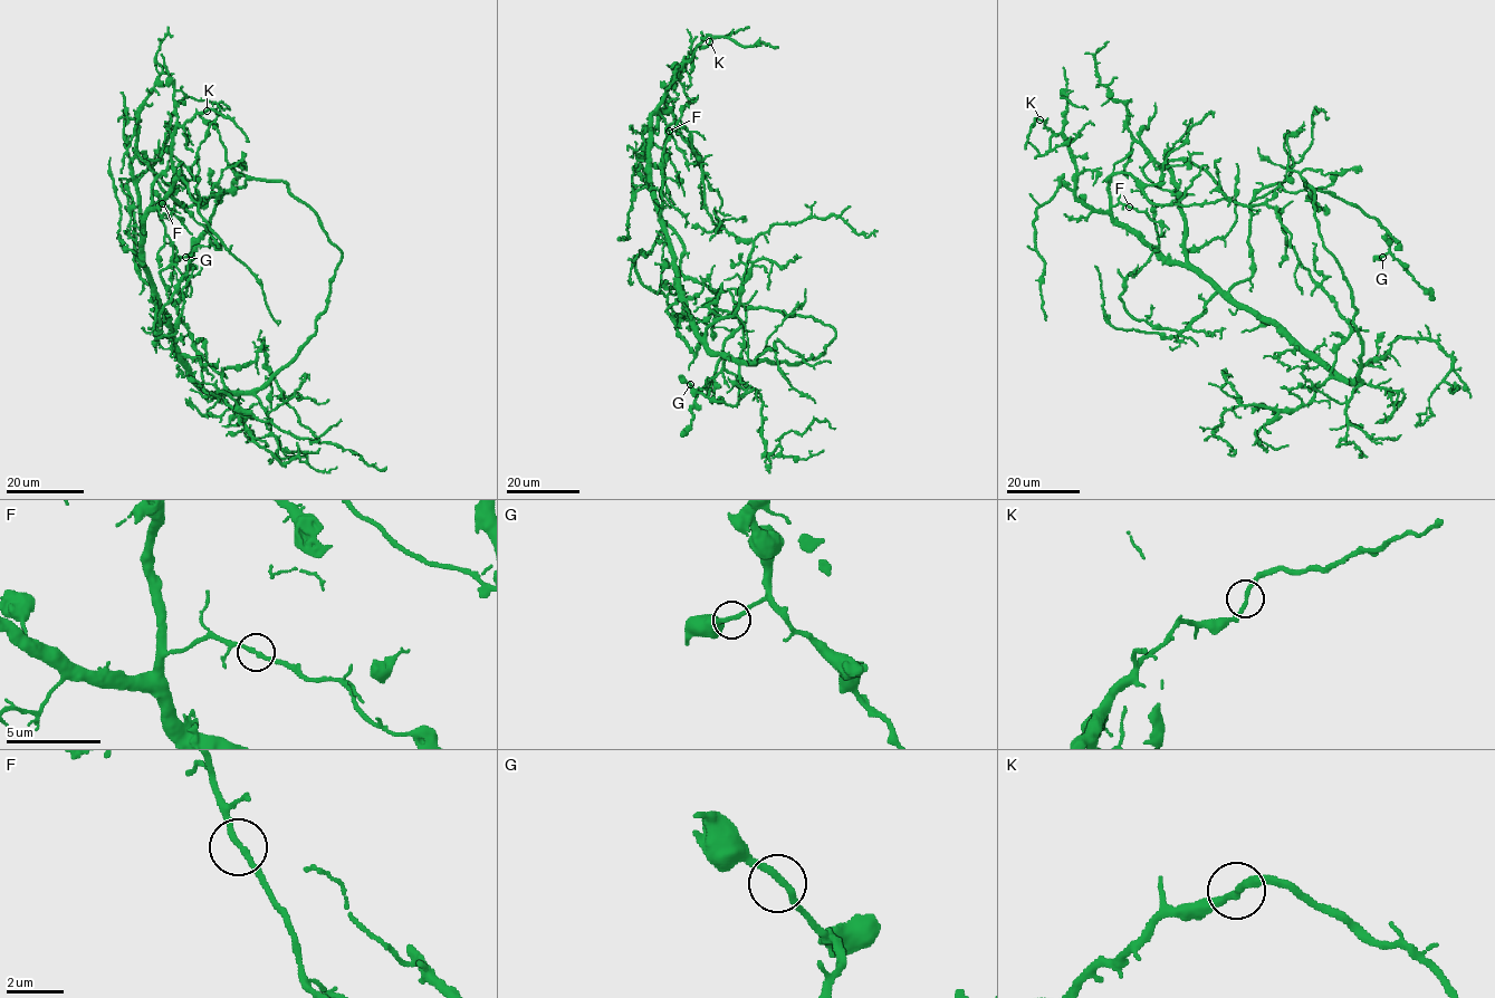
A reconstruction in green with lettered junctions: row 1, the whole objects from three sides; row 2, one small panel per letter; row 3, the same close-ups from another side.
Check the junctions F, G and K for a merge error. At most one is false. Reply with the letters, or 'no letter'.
no letter

